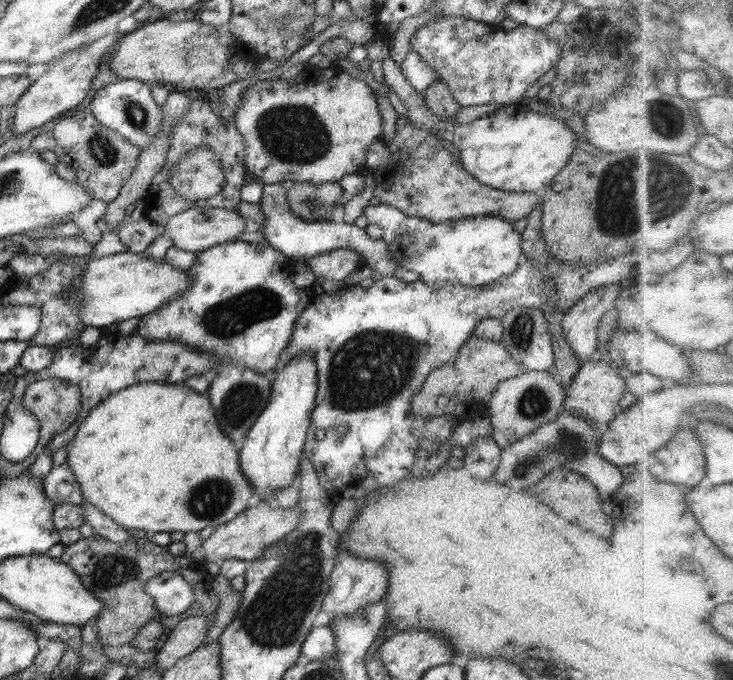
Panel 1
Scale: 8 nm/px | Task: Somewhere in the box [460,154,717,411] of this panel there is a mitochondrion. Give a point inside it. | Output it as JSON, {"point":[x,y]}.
{"point":[617,216]}

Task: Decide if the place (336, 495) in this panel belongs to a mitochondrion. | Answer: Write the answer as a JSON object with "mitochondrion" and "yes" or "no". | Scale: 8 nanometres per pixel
{"mitochondrion":"no"}

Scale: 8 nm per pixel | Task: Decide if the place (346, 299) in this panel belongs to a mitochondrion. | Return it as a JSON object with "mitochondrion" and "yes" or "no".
{"mitochondrion":"no"}

